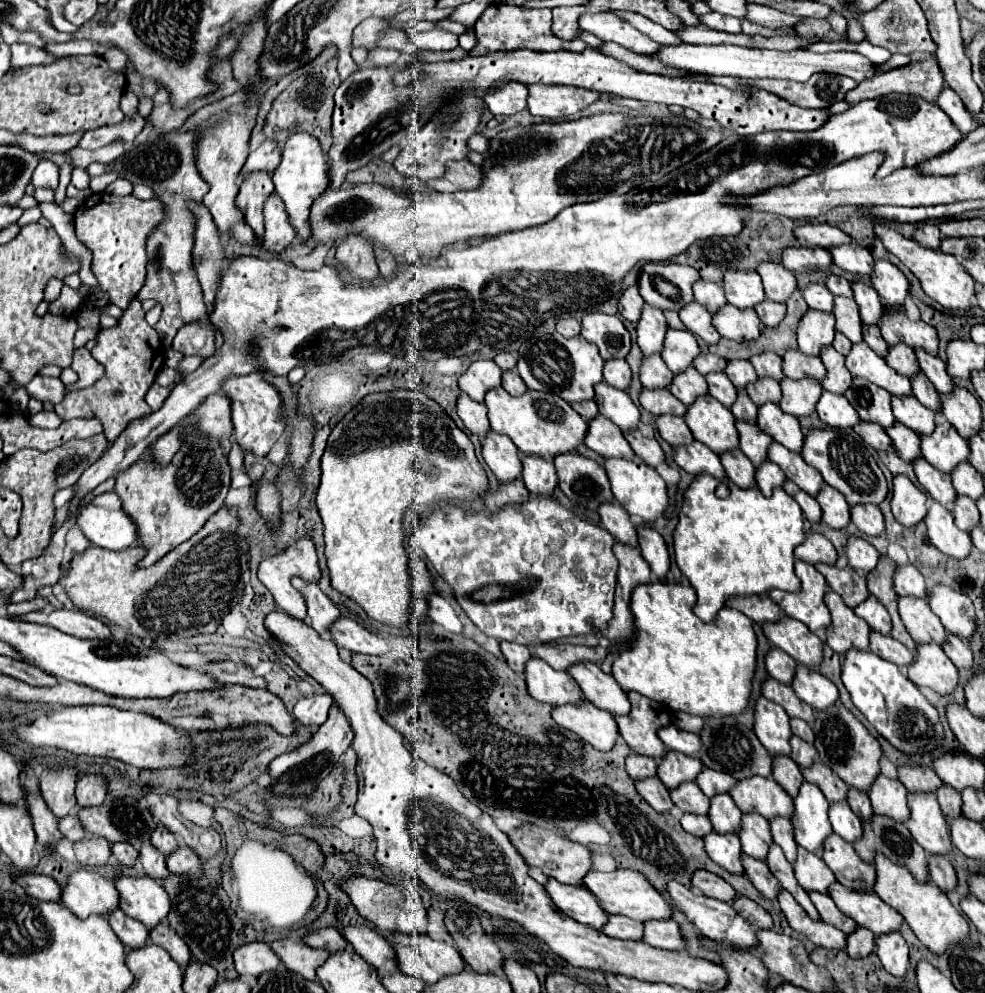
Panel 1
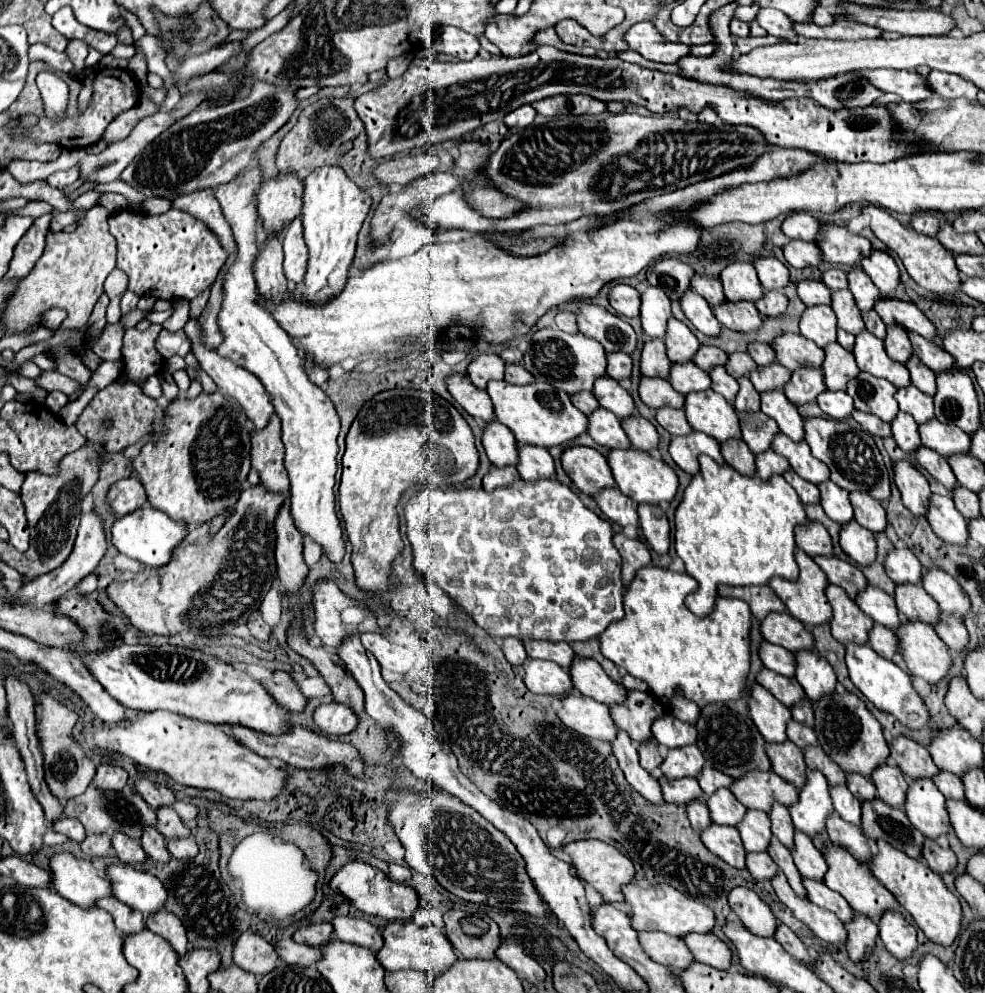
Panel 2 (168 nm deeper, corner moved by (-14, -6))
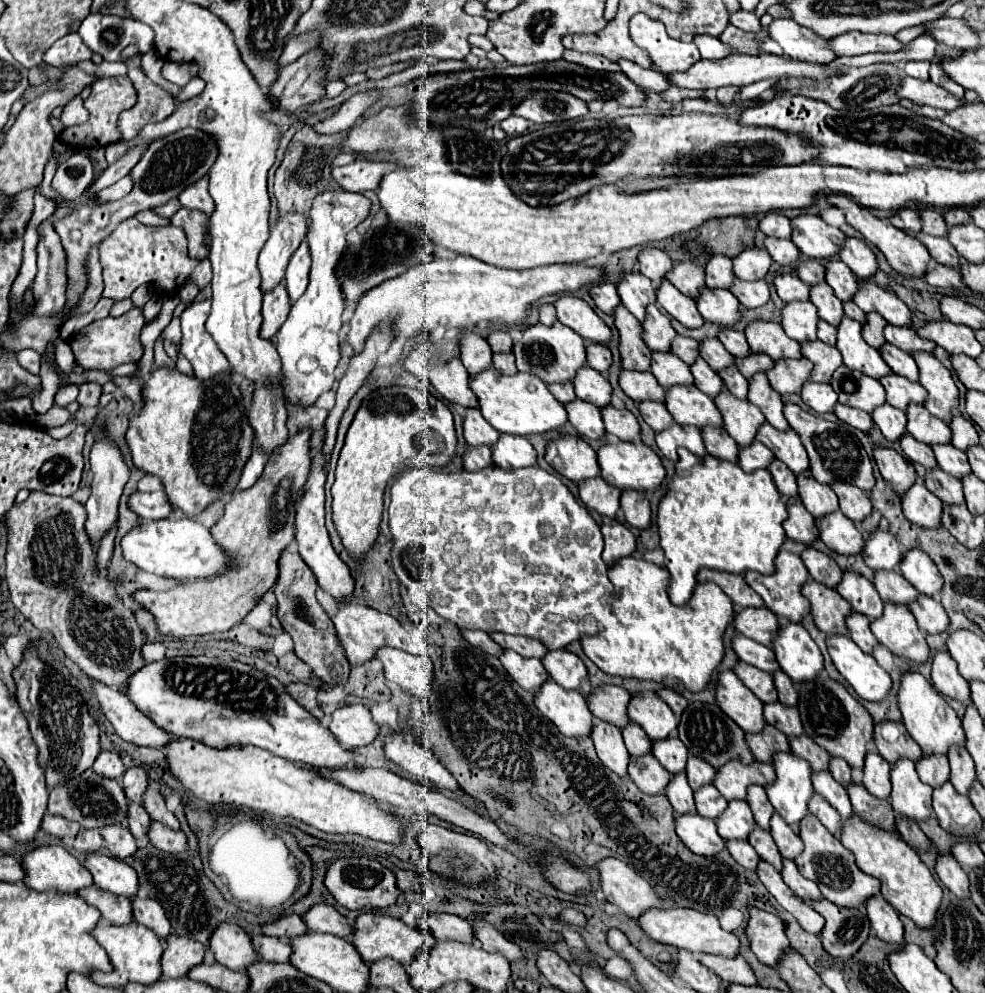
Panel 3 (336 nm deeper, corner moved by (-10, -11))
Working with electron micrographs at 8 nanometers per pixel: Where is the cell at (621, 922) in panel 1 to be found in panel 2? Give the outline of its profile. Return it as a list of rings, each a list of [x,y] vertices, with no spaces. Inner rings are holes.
[[[640,931],[638,941],[644,953],[660,965],[666,965],[672,969],[686,969],[690,961],[694,961],[682,937],[672,937],[660,931]]]

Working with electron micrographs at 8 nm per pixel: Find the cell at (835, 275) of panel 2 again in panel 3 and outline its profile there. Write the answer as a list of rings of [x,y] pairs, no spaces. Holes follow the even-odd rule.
[[[806,260],[796,266],[796,274],[806,284],[818,284],[824,280],[824,266],[818,260]]]

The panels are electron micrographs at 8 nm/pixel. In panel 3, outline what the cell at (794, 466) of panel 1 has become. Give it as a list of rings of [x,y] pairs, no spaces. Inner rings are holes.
[[[764,422],[764,424],[758,428],[756,438],[758,438],[764,446],[768,446],[768,448],[774,452],[774,456],[776,456],[778,460],[782,460],[794,474],[804,472],[804,470],[810,466],[808,456],[806,456],[806,450],[804,450],[804,446],[802,446],[802,442],[800,442],[800,436],[798,436],[792,428],[780,432],[780,430],[776,430],[774,426],[770,426],[768,422]]]

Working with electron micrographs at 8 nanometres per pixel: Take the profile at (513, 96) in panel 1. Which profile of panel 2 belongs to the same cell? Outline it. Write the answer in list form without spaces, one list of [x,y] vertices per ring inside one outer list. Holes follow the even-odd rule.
[[[524,105],[524,107],[518,107],[514,109],[510,115],[504,117],[504,123],[510,127],[510,129],[524,129],[528,127],[536,117],[536,109],[532,105]]]

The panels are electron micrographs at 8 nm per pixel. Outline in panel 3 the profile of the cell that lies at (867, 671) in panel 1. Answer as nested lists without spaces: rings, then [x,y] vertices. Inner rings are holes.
[[[826,636],[826,646],[836,670],[846,678],[860,698],[870,702],[880,702],[886,698],[892,686],[888,672],[878,666],[870,654],[862,652],[850,636]]]

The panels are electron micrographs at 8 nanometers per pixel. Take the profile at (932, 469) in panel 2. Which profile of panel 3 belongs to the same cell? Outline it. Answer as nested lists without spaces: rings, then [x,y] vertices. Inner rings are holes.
[[[910,434],[900,436],[900,446],[902,446],[904,454],[906,454],[912,462],[922,464],[924,468],[934,468],[934,466],[938,466],[938,464],[936,464],[936,458],[934,458],[932,448],[930,448],[928,444],[924,444],[924,442],[914,440]]]

